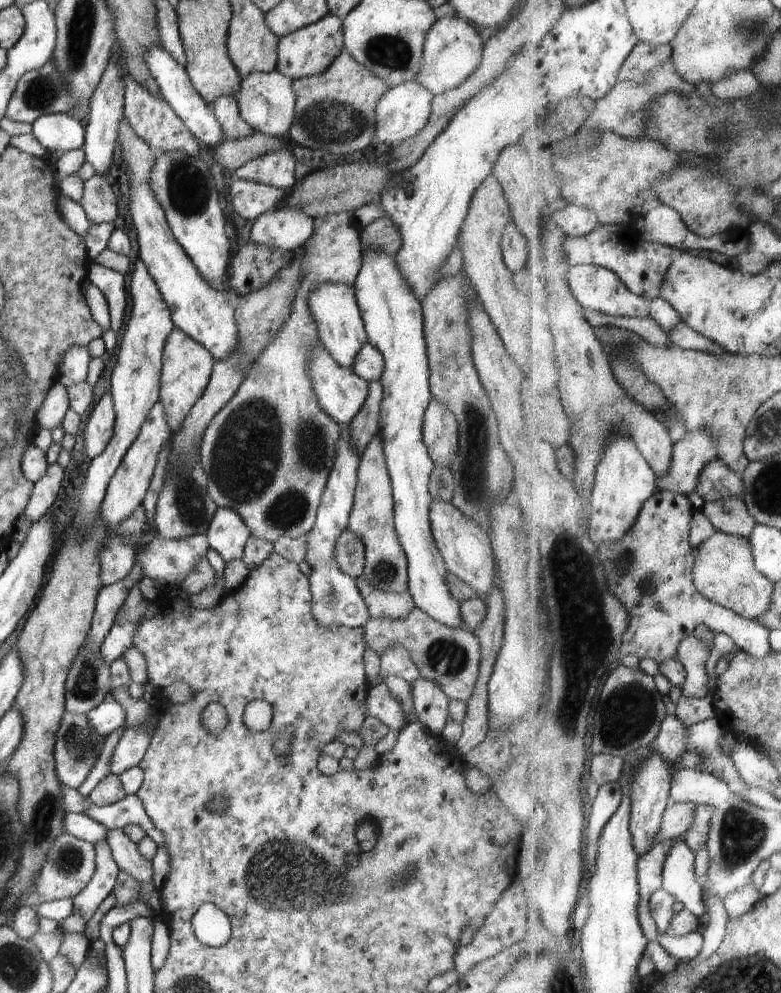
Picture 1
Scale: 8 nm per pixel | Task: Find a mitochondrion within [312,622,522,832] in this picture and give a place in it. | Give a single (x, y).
(447, 658)

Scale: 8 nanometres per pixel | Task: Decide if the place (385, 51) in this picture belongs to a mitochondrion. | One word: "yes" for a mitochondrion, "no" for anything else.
yes

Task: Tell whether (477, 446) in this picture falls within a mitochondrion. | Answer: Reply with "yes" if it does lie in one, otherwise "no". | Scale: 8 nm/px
yes

